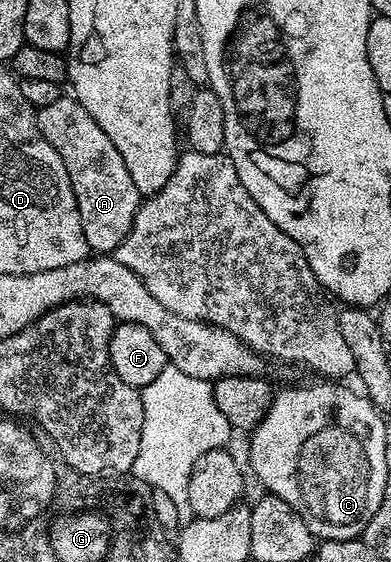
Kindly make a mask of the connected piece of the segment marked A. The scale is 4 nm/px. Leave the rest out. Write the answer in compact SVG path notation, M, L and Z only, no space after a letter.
M61 95L49 103L49 107L38 110L37 116L41 135L45 135L57 155L61 155L65 171L69 171L88 250L99 255L114 254L125 235L129 235L141 204L141 195L137 187L133 187L133 178L125 168L125 159L121 159L109 135L97 127L93 115L89 115L89 111L85 111L74 96Z

